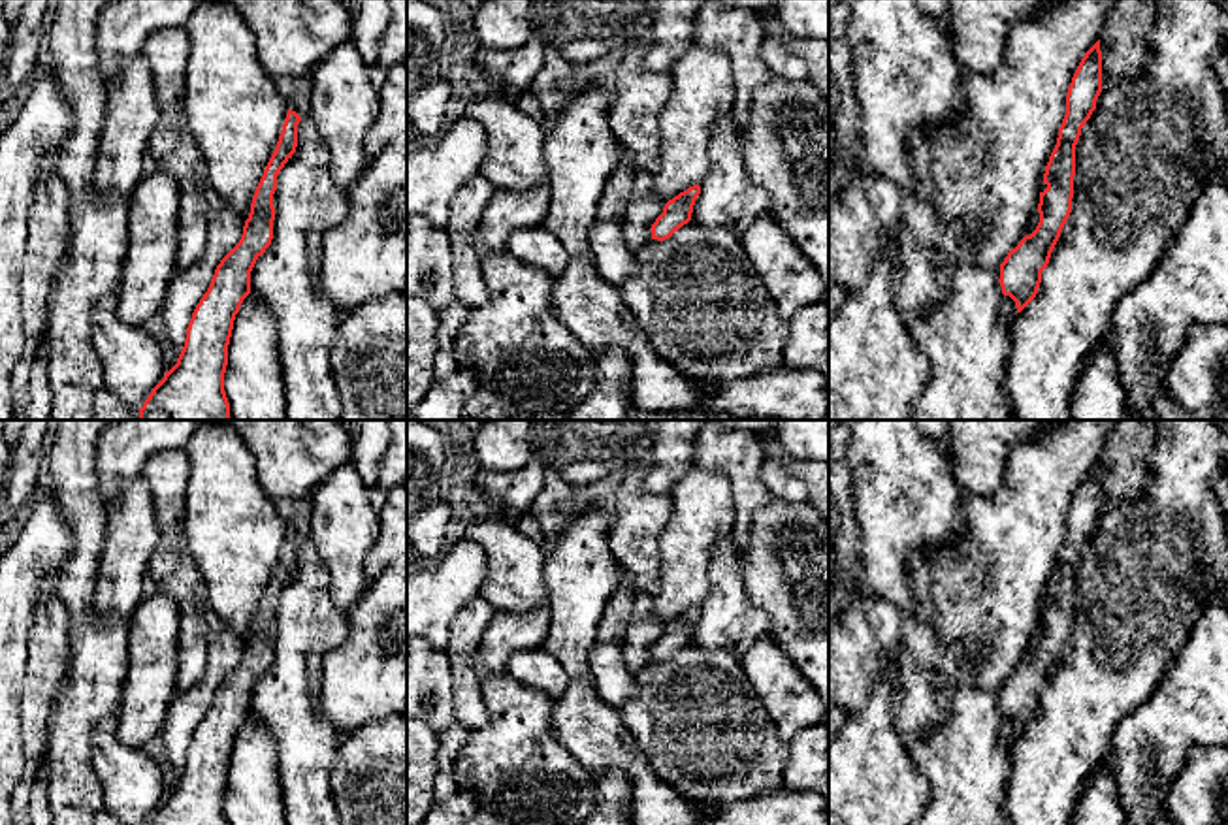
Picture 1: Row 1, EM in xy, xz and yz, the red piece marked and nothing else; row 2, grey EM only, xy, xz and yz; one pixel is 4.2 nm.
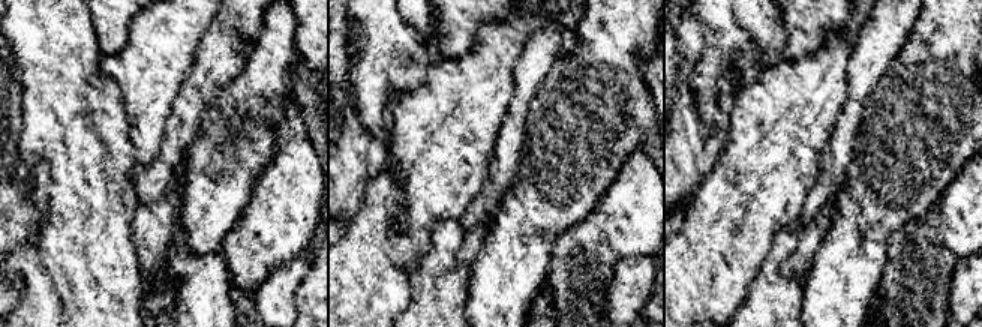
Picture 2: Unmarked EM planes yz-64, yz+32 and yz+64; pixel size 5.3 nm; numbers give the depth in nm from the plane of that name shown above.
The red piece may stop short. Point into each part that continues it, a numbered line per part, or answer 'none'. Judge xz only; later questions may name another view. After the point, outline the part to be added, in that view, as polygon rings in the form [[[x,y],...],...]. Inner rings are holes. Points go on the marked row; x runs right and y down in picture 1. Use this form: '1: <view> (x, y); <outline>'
none

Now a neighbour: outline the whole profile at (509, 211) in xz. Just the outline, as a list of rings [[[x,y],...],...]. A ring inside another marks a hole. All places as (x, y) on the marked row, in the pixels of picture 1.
[[[497,188],[480,215],[473,237],[473,251],[480,256],[493,256],[507,249],[514,232],[529,226],[542,226],[548,215],[550,188],[509,190]]]

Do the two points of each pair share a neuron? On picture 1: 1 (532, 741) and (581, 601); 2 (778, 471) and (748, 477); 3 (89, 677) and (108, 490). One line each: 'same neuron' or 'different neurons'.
1: different neurons
2: different neurons
3: different neurons

